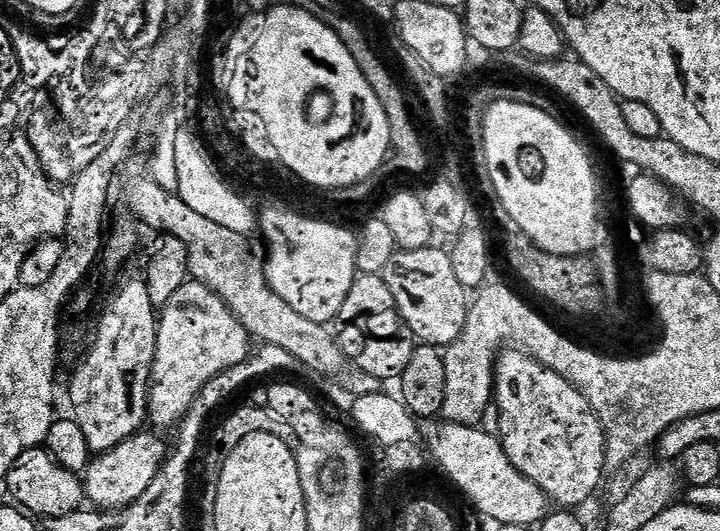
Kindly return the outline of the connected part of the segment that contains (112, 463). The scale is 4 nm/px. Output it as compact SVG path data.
M136 433L89 463L82 483L85 497L91 505L105 511L117 511L131 505L144 494L168 456L168 448L146 433Z

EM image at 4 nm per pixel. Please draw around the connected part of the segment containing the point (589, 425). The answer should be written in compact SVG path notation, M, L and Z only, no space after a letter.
M501 351L495 361L494 389L495 407L500 407L501 418L508 420L502 433L505 454L526 478L545 492L553 505L564 510L579 509L579 504L586 503L595 494L606 469L606 445L600 417L587 398L565 376L550 370L528 355L527 351L508 351Z

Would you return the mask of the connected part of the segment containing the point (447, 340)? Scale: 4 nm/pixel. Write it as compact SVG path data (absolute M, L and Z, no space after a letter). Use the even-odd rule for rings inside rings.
M436 246L418 250L397 250L386 262L382 279L394 294L396 309L404 319L407 331L417 341L433 344L433 349L444 350L455 342L466 326L470 305L469 293L454 275L452 257Z

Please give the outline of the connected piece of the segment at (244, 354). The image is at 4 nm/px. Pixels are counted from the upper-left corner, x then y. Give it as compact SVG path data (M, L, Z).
M187 282L181 286L177 293L170 298L167 305L162 308L158 316L156 325L156 353L154 354L154 366L152 367L152 391L148 393L148 420L156 428L172 428L175 429L180 424L187 411L190 410L191 403L194 402L195 396L212 378L222 374L223 371L230 370L231 367L238 366L250 355L250 337L248 331L242 326L242 322L238 322L236 315L224 305L222 298L217 292L212 292L205 284L197 284L195 282Z

